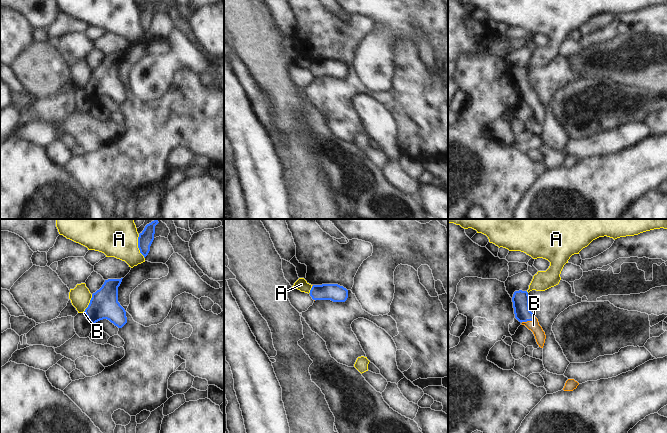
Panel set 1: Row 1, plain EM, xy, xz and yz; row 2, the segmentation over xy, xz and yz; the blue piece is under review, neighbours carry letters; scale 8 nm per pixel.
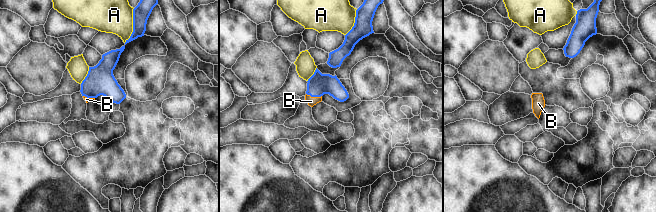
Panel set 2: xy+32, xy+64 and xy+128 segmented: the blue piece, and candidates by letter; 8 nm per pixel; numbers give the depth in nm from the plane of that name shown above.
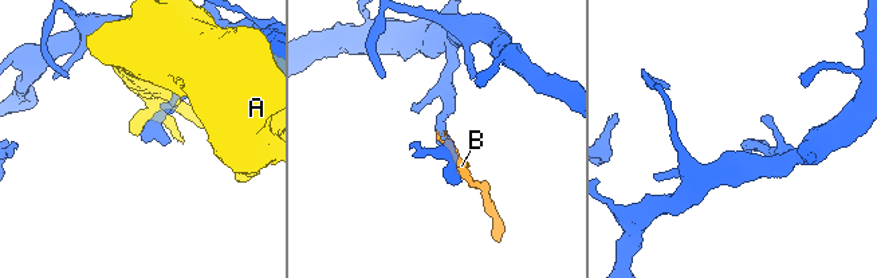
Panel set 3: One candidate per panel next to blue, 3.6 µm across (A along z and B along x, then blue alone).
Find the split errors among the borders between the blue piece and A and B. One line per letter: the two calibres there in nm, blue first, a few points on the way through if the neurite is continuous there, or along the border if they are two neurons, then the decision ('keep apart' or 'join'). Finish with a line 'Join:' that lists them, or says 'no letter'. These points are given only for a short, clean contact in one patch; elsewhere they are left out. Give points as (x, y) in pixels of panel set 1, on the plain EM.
A: calibres 120 and 280 nm; keep apart
B: calibres 140 and 90 nm; way yz (520, 75), (521, 87), (528, 96), (533, 101); join
Join: B

